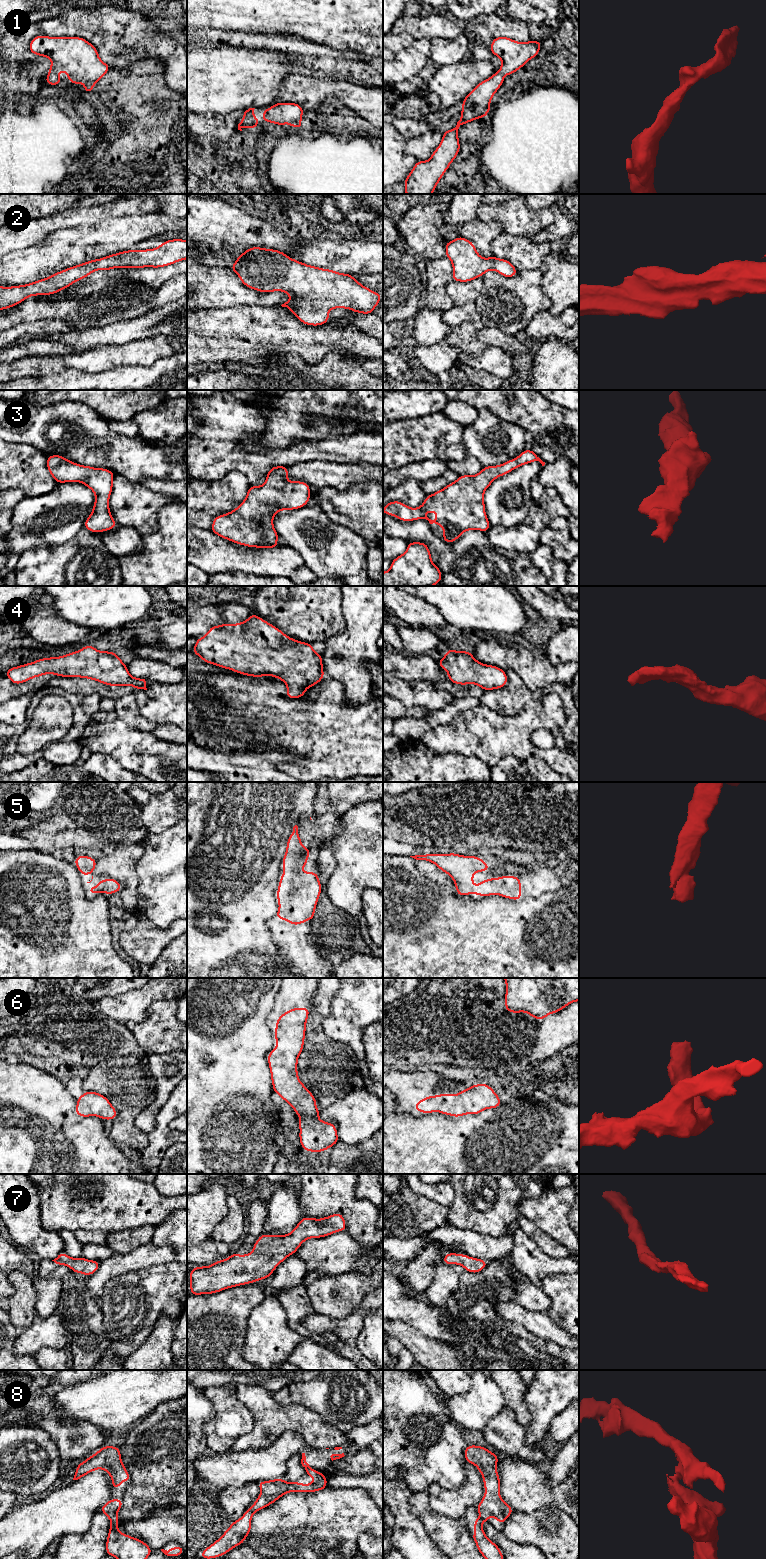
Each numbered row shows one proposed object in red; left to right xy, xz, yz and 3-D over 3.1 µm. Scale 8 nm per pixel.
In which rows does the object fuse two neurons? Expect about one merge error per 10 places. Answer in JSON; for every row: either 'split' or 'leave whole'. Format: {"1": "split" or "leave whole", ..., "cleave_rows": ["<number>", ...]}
{"1": "leave whole", "2": "leave whole", "3": "leave whole", "4": "leave whole", "5": "leave whole", "6": "leave whole", "7": "leave whole", "8": "split", "cleave_rows": ["8"]}

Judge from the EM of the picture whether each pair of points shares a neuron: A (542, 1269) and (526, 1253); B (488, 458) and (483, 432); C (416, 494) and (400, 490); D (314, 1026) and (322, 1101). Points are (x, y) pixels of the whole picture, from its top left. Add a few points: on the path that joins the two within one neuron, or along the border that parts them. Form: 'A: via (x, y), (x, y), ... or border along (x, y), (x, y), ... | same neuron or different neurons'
A: via (538, 1265), (530, 1257) | same neuron
B: via (487, 452), (480, 443), (482, 438) | same neuron
C: via (412, 494), (404, 491) | same neuron
D: via (317, 1045), (321, 1056), (322, 1082) | same neuron

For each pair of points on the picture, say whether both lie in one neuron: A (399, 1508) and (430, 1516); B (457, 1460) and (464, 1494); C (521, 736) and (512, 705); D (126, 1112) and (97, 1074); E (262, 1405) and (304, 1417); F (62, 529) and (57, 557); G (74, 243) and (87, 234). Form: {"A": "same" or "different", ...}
{"A": "different", "B": "different", "C": "different", "D": "same", "E": "same", "F": "different", "G": "same"}

